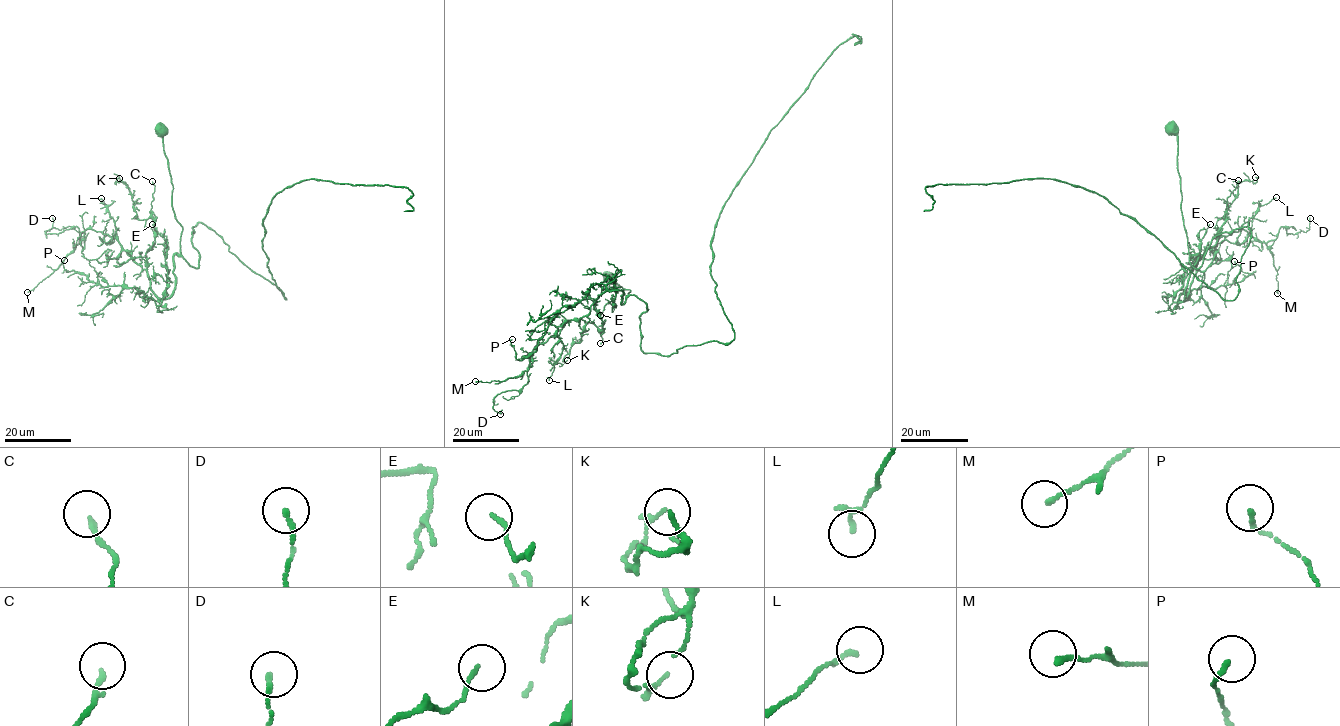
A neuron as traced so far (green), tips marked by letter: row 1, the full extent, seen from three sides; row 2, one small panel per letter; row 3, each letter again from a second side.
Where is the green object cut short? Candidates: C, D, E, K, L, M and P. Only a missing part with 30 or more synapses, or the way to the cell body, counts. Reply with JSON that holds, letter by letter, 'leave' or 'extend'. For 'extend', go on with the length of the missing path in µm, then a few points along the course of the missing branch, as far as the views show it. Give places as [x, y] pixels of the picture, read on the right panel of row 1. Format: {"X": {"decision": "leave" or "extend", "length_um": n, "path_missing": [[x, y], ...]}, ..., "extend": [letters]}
{"C": {"decision": "leave"}, "D": {"decision": "leave"}, "E": {"decision": "leave"}, "K": {"decision": "leave"}, "L": {"decision": "leave"}, "M": {"decision": "leave"}, "P": {"decision": "leave"}, "extend": []}

